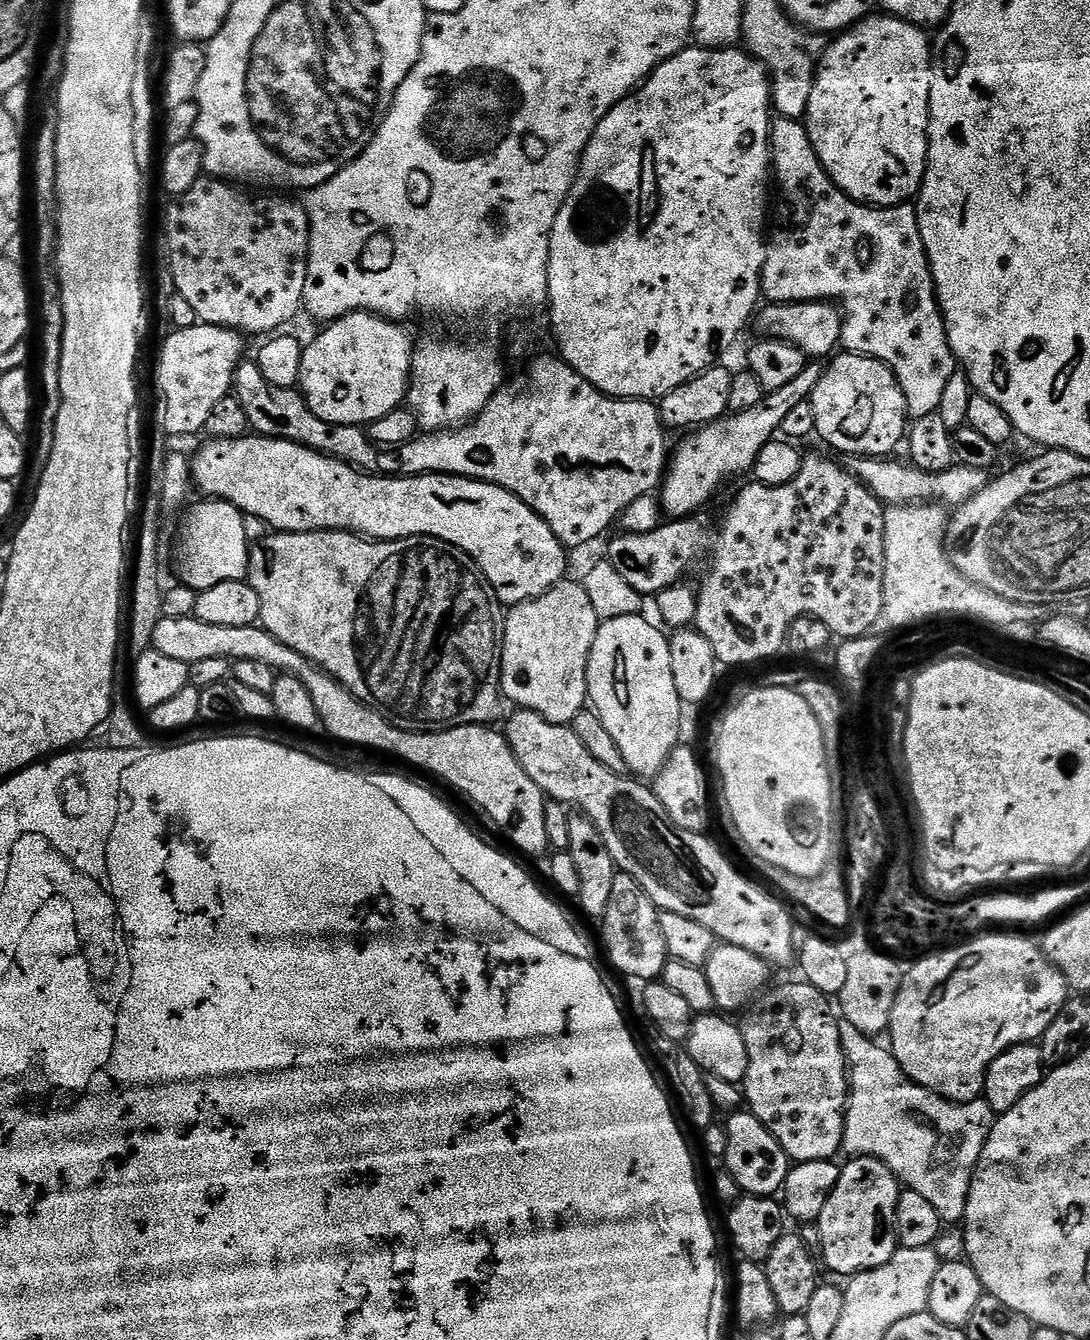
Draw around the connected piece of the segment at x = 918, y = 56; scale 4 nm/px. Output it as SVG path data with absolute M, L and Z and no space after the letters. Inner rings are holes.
M873 14L853 24L851 28L839 33L836 40L827 45L820 65L816 68L814 90L810 90L810 106L804 114L803 125L808 131L810 142L830 178L850 199L859 204L866 204L878 208L894 208L897 204L907 204L920 191L920 183L924 181L924 171L928 165L928 103L930 102L930 86L932 85L932 44L929 33L925 29L899 20L896 16L887 14Z

